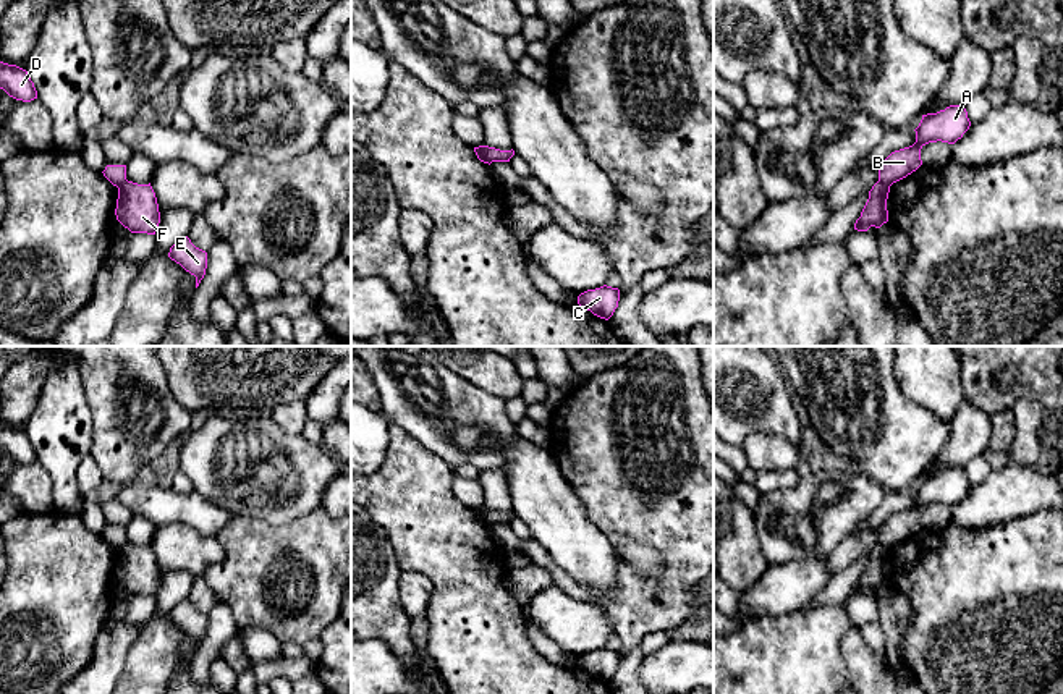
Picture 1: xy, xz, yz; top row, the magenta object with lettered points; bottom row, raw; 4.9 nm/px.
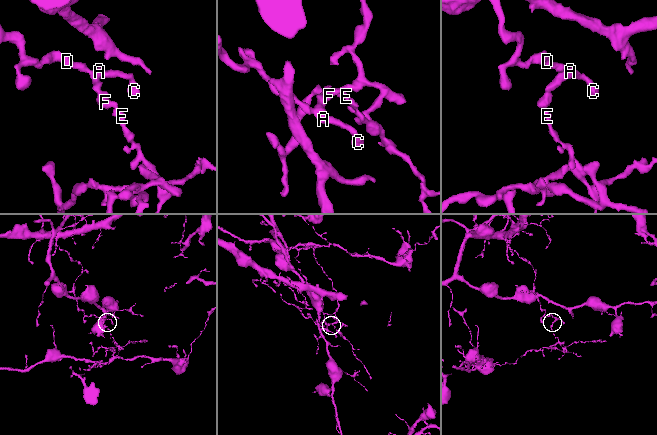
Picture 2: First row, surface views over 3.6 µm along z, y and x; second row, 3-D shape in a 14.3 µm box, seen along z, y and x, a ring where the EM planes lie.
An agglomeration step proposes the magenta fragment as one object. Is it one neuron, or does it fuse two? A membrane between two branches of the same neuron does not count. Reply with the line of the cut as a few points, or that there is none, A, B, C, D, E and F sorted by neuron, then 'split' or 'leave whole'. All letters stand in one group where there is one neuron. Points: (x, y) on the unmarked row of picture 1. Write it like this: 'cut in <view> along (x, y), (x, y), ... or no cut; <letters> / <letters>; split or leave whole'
cut in xz along (484, 508), (491, 524); A B C D / E F; split

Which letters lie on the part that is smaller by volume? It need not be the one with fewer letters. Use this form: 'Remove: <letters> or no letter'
Remove: E, F

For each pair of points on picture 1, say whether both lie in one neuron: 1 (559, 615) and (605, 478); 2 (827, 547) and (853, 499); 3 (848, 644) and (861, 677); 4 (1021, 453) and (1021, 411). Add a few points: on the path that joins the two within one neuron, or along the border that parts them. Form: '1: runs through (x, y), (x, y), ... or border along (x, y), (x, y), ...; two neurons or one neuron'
1: border along (554, 584), (573, 596), (594, 600), (601, 607); two neurons
2: runs through (829, 536), (834, 518), (842, 510); one neuron
3: runs through (856, 652), (861, 668); one neuron
4: runs through (1023, 444), (1023, 421); one neuron

